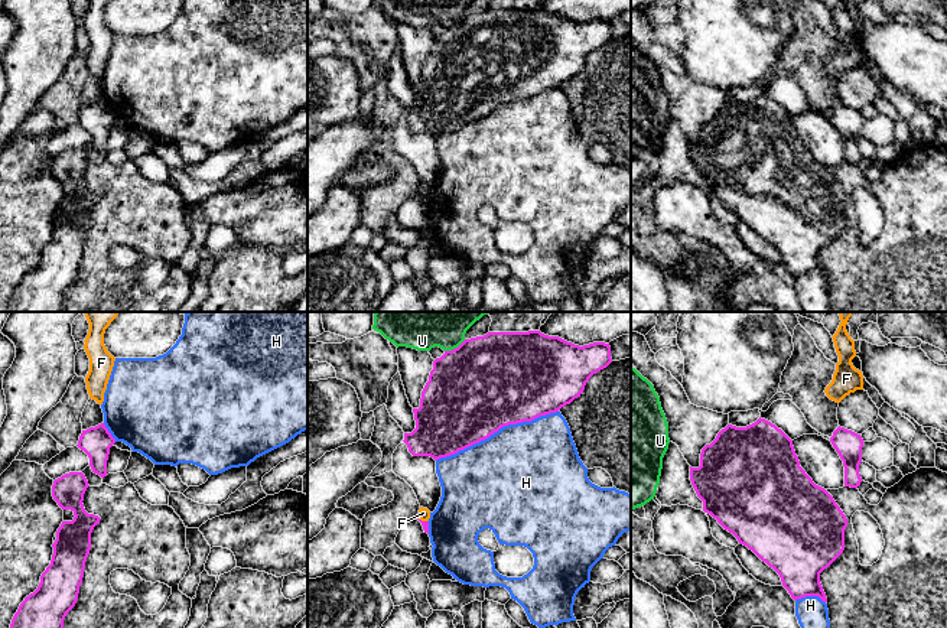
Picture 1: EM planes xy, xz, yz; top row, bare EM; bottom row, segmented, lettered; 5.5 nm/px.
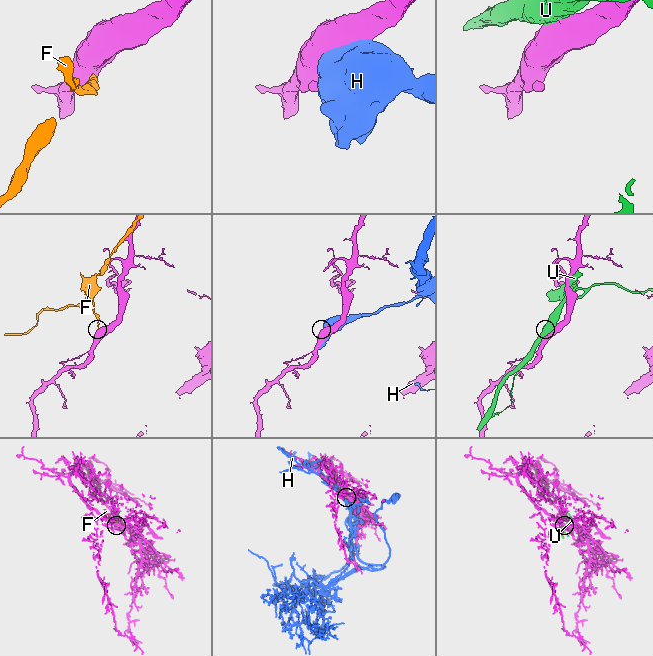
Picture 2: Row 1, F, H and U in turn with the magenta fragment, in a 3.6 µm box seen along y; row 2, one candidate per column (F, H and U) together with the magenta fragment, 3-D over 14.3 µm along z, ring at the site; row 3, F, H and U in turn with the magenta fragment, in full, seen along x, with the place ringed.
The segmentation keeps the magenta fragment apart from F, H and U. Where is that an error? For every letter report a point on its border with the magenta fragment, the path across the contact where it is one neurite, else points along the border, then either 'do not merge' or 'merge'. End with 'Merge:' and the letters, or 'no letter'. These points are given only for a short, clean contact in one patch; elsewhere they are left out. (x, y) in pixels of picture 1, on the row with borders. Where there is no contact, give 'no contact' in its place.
F: contact xz (420, 520); border xz (417, 517), (426, 521); do not merge
H: contact xz (497, 430); do not merge
U: contact xz (455, 348); do not merge
Merge: no letter

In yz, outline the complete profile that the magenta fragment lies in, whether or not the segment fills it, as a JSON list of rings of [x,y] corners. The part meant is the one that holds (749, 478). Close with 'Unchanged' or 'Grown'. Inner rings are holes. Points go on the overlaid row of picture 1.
[[[761,417],[746,427],[728,424],[702,449],[700,466],[690,466],[690,481],[703,501],[703,511],[772,567],[794,601],[819,596],[827,602],[820,573],[843,553],[847,518],[833,497],[800,466],[793,440],[781,429]]]. Unchanged

